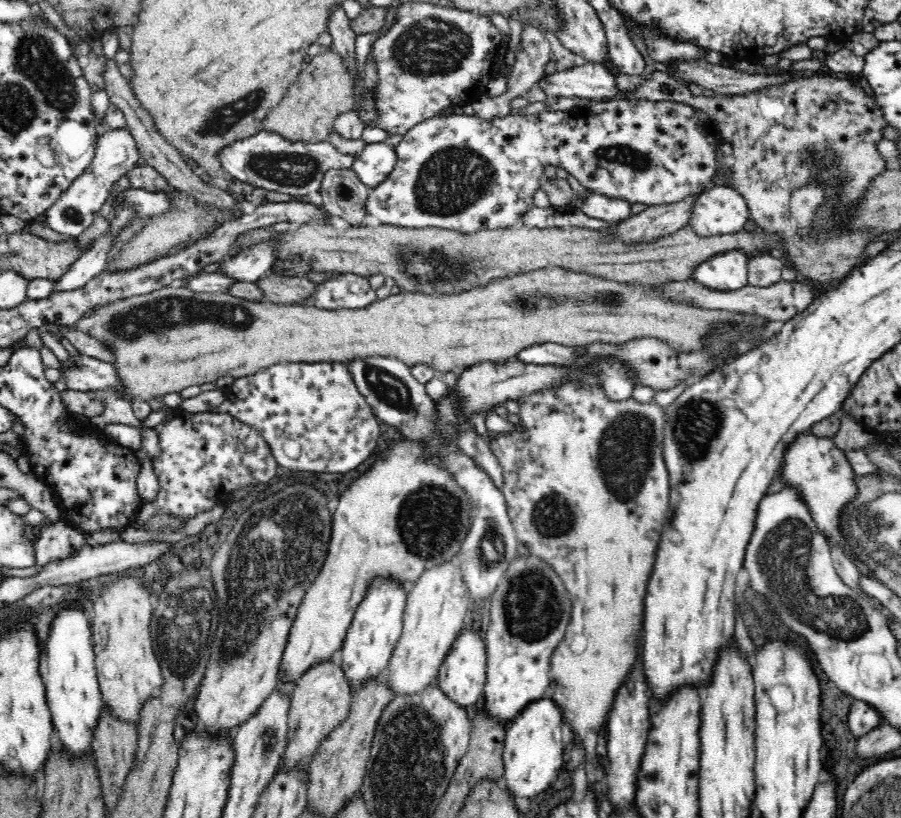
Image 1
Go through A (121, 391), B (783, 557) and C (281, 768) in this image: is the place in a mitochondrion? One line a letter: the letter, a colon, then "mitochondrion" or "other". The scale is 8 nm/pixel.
A: other
B: mitochondrion
C: other

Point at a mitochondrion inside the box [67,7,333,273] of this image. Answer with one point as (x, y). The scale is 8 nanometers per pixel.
(288, 168)

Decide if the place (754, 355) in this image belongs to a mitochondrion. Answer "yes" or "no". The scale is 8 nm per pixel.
no

